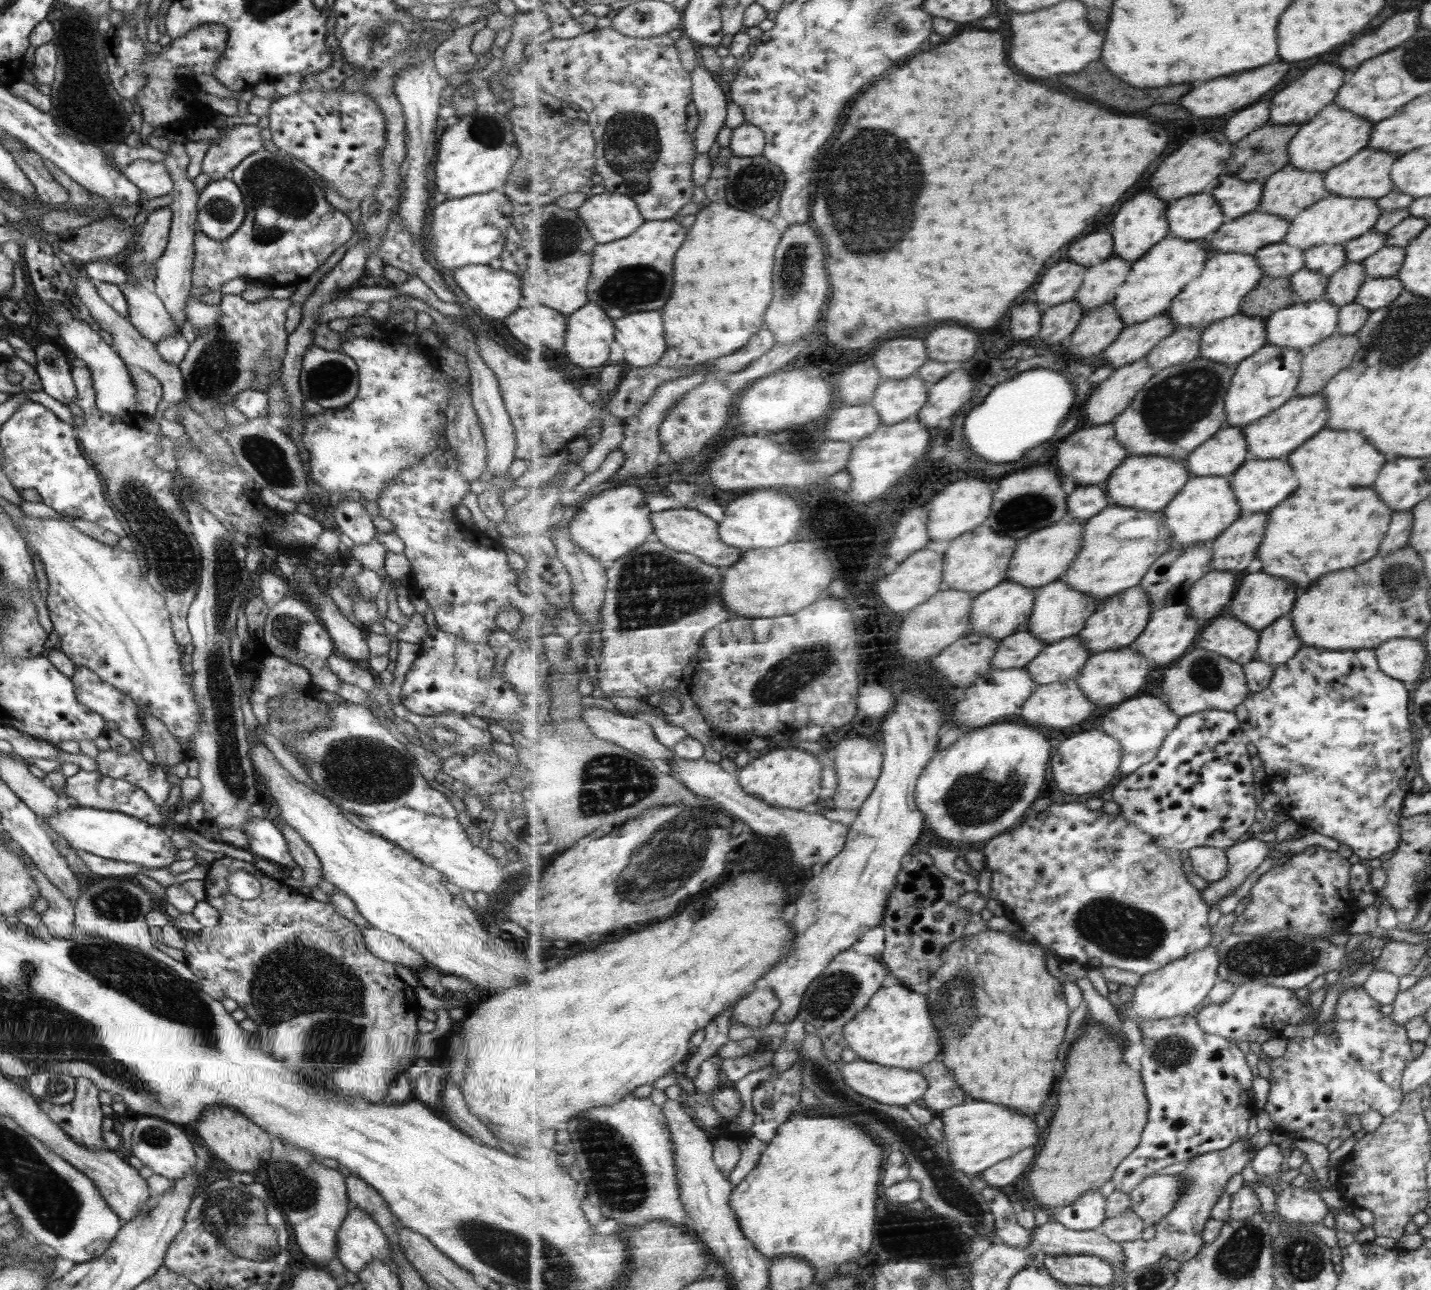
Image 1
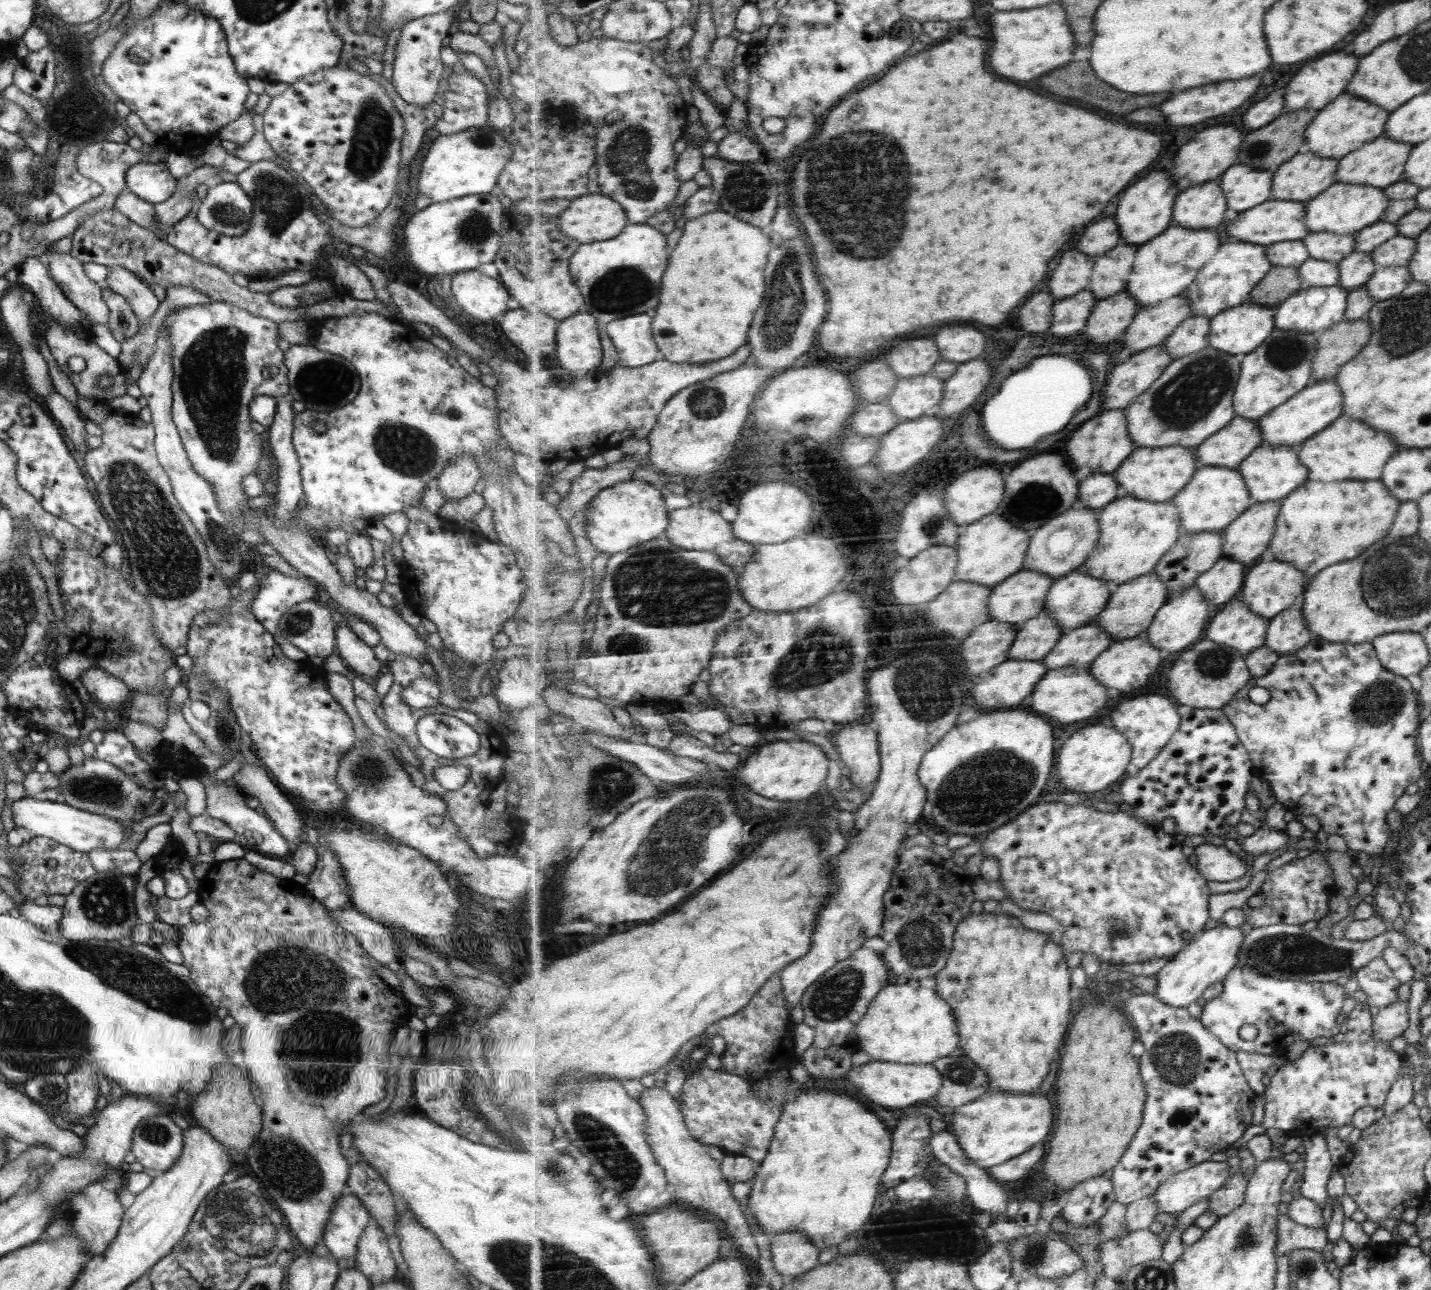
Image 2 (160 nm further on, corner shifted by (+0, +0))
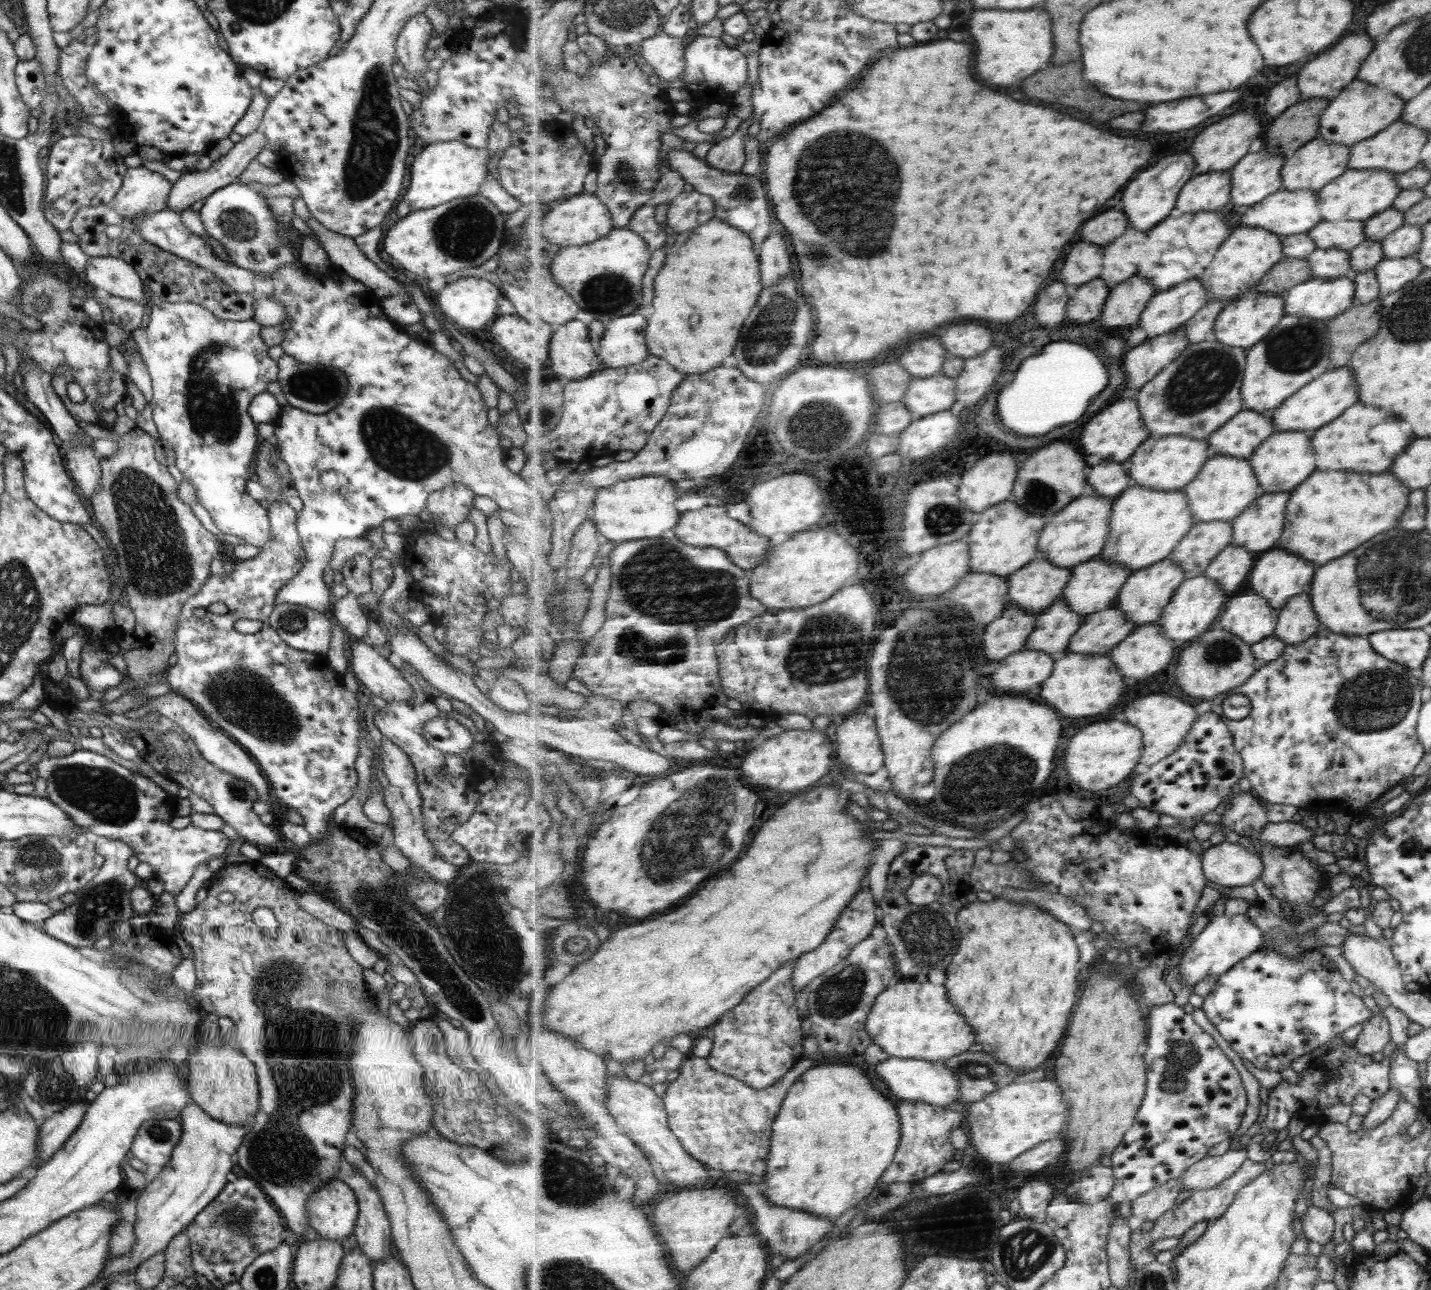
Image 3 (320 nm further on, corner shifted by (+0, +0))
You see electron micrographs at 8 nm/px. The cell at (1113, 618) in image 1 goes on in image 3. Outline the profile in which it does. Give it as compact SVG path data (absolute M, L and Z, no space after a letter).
M1170 557L1165 561L1157 562L1156 565L1150 566L1147 570L1138 570L1133 572L1129 581L1121 590L1121 596L1116 602L1118 610L1122 610L1124 614L1132 621L1139 625L1148 625L1150 623L1158 623L1162 615L1165 614L1166 608L1173 601L1177 590L1187 579L1186 572L1182 566L1178 566L1175 560Z

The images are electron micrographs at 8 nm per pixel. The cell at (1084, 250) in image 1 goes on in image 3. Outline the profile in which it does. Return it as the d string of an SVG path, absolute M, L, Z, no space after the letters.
M1110 210L1106 214L1100 214L1094 220L1090 220L1084 228L1084 236L1088 242L1094 242L1107 247L1114 244L1132 226L1131 220L1124 210Z

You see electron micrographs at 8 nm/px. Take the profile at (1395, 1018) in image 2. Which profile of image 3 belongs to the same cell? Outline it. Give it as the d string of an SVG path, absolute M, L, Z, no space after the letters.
M1374 1015L1361 1025L1362 1033L1355 1041L1360 1055L1378 1053L1391 1041L1390 1023L1384 1016Z

